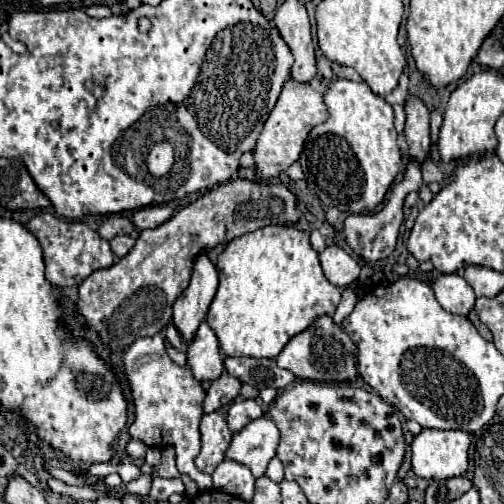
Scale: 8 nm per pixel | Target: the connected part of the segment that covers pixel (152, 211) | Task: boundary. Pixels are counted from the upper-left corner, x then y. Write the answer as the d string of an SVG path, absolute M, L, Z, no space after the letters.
M148 206L148 208L140 208L132 214L132 224L136 230L156 228L158 224L166 222L170 216L172 216L172 208L168 208L168 206Z

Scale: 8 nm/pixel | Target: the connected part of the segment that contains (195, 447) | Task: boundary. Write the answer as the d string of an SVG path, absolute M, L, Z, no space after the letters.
M162 334L152 338L138 338L124 354L122 354L124 374L128 378L128 386L134 398L134 422L128 428L132 440L140 440L150 448L166 448L172 446L176 450L176 466L182 474L188 474L200 490L212 488L212 476L200 472L194 464L194 458L200 452L200 418L202 418L202 402L204 388L192 376L192 372L184 366L178 366L166 352Z

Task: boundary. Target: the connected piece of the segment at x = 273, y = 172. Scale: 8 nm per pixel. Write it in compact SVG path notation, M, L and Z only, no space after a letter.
M290 78L284 84L282 94L280 94L274 110L270 112L270 116L264 124L264 130L258 138L258 144L254 148L256 176L260 180L280 176L292 162L298 160L308 132L316 124L322 124L326 118L328 118L328 114L326 114L326 106L324 106L324 94L314 90L314 86L310 82L296 82Z

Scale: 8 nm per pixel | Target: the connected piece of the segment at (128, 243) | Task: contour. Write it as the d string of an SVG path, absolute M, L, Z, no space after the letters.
M120 234L120 236L114 236L114 238L110 240L110 246L112 246L112 252L114 252L118 258L122 258L122 256L126 256L126 252L130 252L130 248L134 246L134 238L128 236L128 234Z

